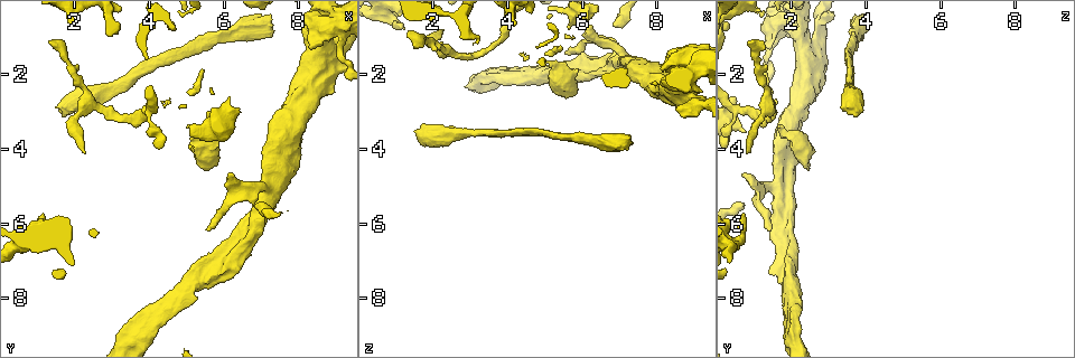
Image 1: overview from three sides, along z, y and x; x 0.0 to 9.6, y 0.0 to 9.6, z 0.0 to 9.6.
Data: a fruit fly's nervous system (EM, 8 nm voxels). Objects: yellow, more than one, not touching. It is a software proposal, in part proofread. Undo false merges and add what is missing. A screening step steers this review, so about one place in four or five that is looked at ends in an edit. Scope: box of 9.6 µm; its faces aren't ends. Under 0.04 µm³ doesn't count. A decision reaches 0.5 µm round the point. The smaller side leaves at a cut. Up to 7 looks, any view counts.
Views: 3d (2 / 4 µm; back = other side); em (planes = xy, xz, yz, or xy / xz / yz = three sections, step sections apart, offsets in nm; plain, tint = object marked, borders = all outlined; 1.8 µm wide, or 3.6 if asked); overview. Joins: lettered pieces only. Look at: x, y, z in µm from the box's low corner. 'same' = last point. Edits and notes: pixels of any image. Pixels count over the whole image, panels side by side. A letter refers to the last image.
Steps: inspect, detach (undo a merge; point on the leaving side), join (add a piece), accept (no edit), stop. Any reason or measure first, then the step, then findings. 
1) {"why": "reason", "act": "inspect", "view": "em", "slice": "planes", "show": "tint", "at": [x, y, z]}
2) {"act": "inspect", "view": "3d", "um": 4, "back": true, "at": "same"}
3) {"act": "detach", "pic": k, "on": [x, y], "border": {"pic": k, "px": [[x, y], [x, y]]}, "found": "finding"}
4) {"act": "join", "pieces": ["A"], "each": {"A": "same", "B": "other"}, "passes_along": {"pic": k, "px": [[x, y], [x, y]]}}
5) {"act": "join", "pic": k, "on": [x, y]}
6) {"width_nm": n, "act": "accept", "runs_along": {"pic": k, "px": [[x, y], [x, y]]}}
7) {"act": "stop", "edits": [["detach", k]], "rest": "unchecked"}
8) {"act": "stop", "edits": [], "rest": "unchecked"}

{"why": "long arm stops here", "act": "inspect", "view": "3d", "um": 2, "at": [7.25, 1.05, 3.85]}

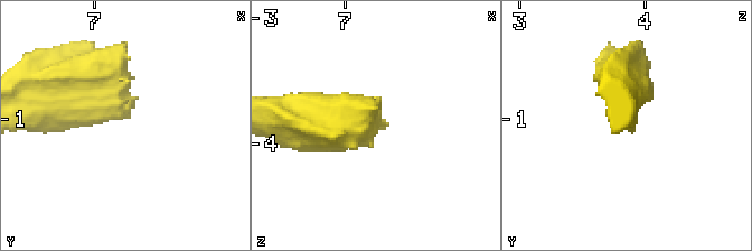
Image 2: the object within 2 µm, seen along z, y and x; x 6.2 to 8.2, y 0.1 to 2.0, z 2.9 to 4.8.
{"act": "inspect", "view": "em", "um": 3.6, "slice": "planes", "show": "borders", "at": [7.24, 0.98, 3.90]}

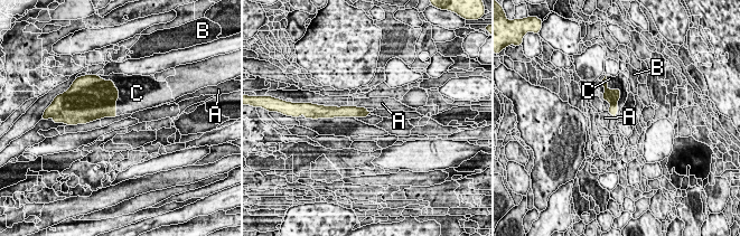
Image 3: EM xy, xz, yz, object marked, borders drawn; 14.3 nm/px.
{"act": "join", "pieces": ["C"], "each": {"A": "other", "B": "other", "C": "same"}, "passes_along": {"pic": 3, "px": [[611, 95], [619, 94], [620, 82]]}, "found": "the neuron continues"}

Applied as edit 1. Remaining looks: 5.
{"why": "thick end", "act": "inspect", "view": "3d", "um": 2, "at": [8.55, 1.15, 1.30]}

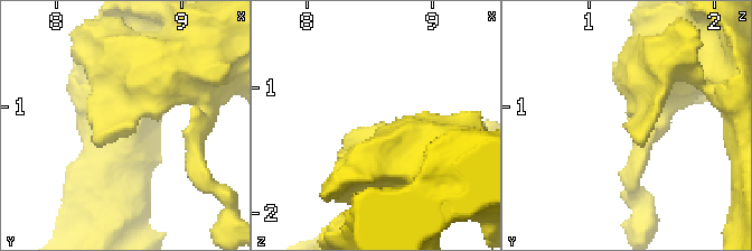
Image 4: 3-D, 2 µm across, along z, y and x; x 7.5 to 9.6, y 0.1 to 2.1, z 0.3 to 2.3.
{"act": "inspect", "view": "em", "slice": "planes", "show": "borders", "at": [8.60, 1.16, 1.26]}

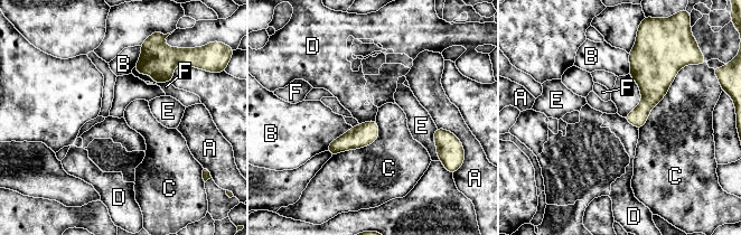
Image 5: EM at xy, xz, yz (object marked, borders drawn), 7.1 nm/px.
{"act": "accept", "each": {"A": "other", "B": "other", "C": "other", "D": "other", "E": "other", "F": "other"}, "border": {"pic": 5, "px": [[375, 120], [359, 124]]}, "found": "none of them fits"}

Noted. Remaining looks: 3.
{"why": "an open end", "act": "inspect", "view": "3d", "um": 2, "at": [1.15, 5.75, 0.75]}

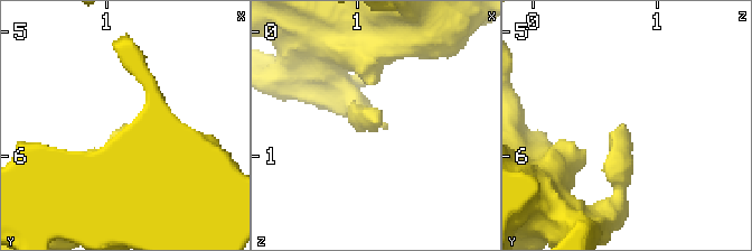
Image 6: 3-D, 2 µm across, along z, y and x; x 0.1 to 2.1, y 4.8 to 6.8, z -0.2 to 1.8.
{"why": "need the tissue", "act": "inspect", "view": "em", "um": 3.6, "slice": "planes", "show": "borders", "at": [1.18, 5.74, 0.72]}

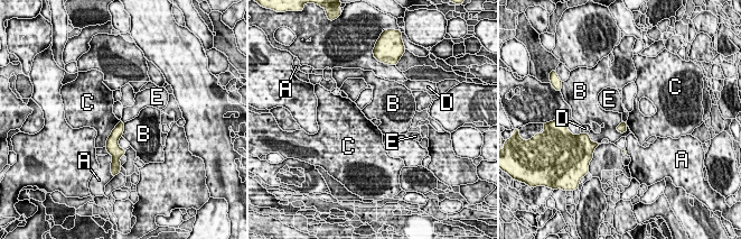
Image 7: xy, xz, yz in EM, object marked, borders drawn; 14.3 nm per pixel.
{"act": "accept", "each": {"A": "other", "B": "other", "C": "other", "D": "other", "E": "other"}, "border": {"pic": 7, "px": [[120, 120], [123, 123]]}, "found": "no lettered piece goes on from it"}

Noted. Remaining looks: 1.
{"act": "stop", "edits": [["join", 3]], "rest": "unchecked"}

